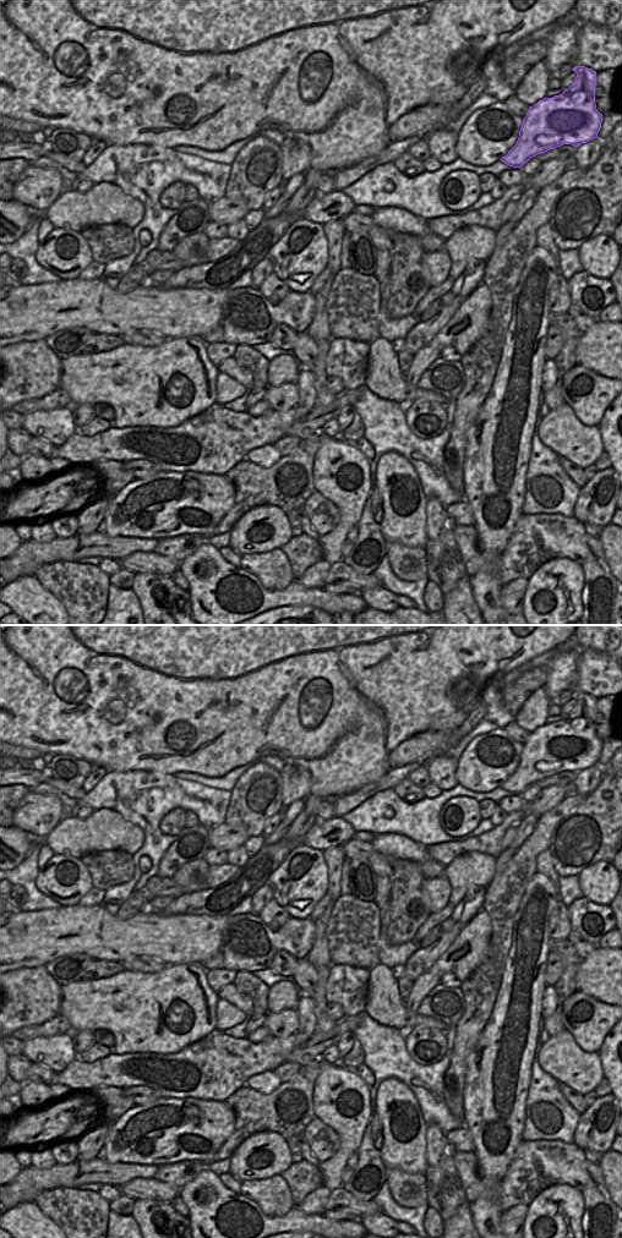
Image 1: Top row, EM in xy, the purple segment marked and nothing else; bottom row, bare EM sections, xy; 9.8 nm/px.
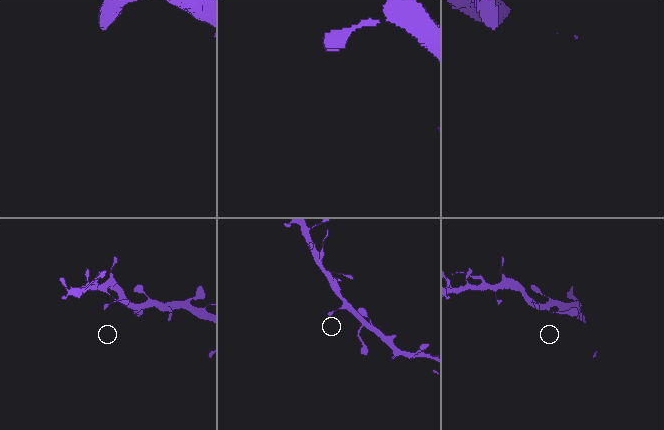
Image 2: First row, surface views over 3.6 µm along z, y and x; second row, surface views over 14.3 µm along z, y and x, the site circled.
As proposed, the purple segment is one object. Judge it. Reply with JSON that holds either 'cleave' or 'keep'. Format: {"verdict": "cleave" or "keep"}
{"verdict": "keep"}

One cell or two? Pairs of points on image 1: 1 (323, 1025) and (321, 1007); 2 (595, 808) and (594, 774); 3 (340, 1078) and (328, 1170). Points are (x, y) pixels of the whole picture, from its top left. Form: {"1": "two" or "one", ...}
{"1": "one", "2": "two", "3": "one"}

